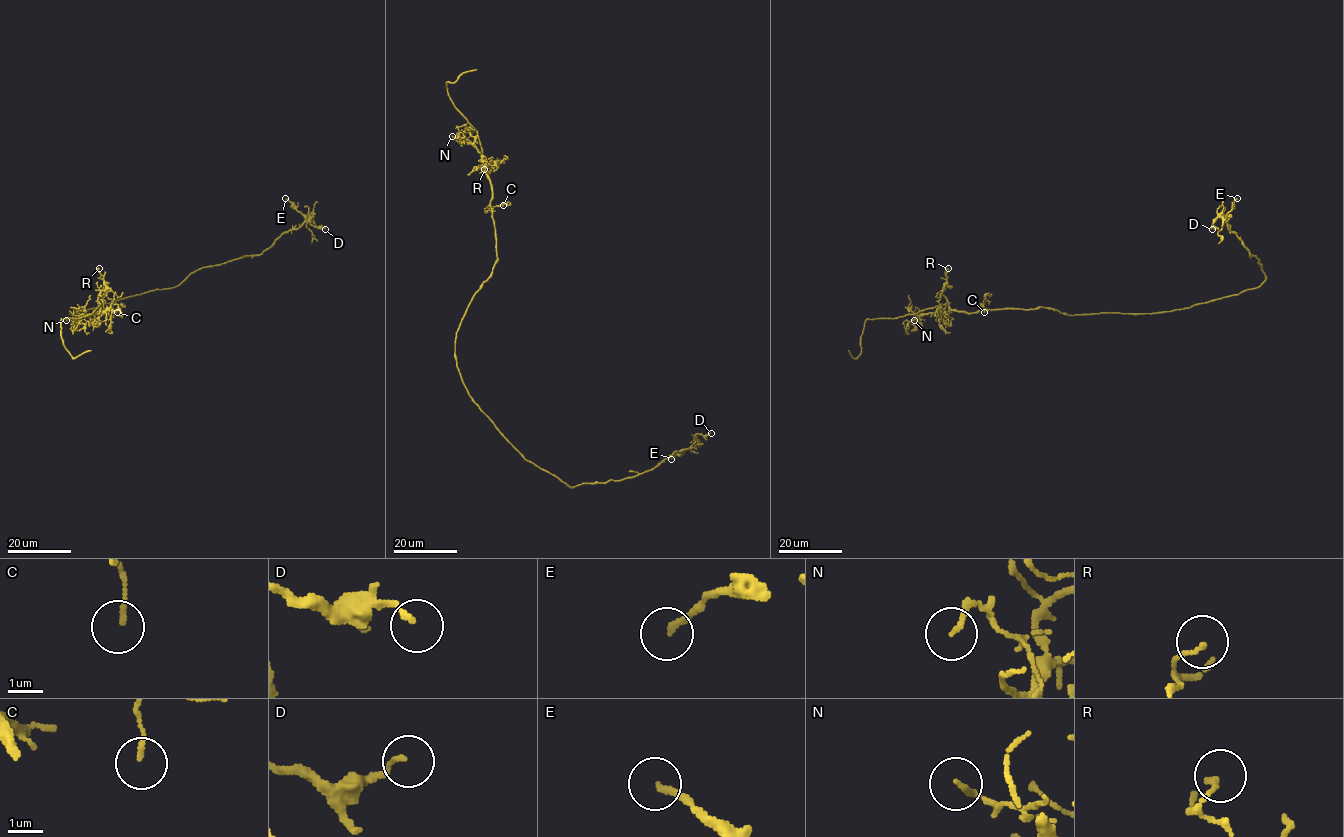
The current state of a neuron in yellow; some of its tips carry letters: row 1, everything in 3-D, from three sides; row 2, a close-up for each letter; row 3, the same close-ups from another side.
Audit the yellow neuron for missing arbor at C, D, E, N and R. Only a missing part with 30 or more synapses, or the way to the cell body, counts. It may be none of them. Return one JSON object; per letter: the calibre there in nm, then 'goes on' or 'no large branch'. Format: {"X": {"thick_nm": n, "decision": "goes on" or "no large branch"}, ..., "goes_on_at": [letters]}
{"C": {"thick_nm": 100, "decision": "no large branch"}, "D": {"thick_nm": 140, "decision": "no large branch"}, "E": {"thick_nm": 180, "decision": "no large branch"}, "N": {"thick_nm": 140, "decision": "no large branch"}, "R": {"thick_nm": 140, "decision": "no large branch"}, "goes_on_at": []}

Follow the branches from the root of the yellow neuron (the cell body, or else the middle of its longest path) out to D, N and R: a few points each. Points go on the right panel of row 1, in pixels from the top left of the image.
D: (1138, 313), (1190, 308), (1257, 288), (1265, 280), (1259, 260), (1250, 254), (1220, 217), (1212, 229)
N: (1138, 313), (1067, 315), (1039, 307), (928, 312), (920, 316), (921, 321), (917, 325), (916, 318), (914, 320)
R: (1138, 313), (1067, 315), (1043, 307), (957, 312), (949, 306), (943, 294), (948, 268)

